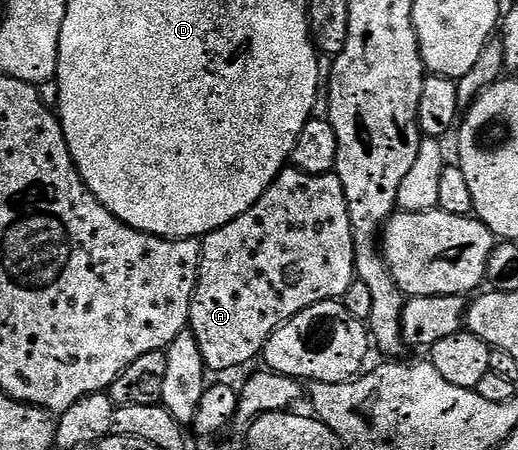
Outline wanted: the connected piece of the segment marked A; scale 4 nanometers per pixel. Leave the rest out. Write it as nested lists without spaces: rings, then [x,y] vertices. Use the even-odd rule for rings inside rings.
[[[285,168],[280,175],[270,184],[270,188],[260,197],[252,207],[242,216],[230,220],[222,228],[205,234],[202,239],[200,252],[200,273],[196,279],[196,291],[192,293],[192,303],[188,313],[188,326],[192,335],[198,340],[198,348],[202,348],[202,360],[209,371],[232,370],[235,366],[244,366],[261,357],[264,345],[268,338],[278,327],[286,324],[296,314],[301,314],[306,308],[310,308],[319,302],[330,302],[343,299],[346,288],[356,278],[356,245],[350,228],[350,212],[346,204],[346,192],[342,192],[342,184],[335,173],[330,174],[304,174],[295,168]]]

